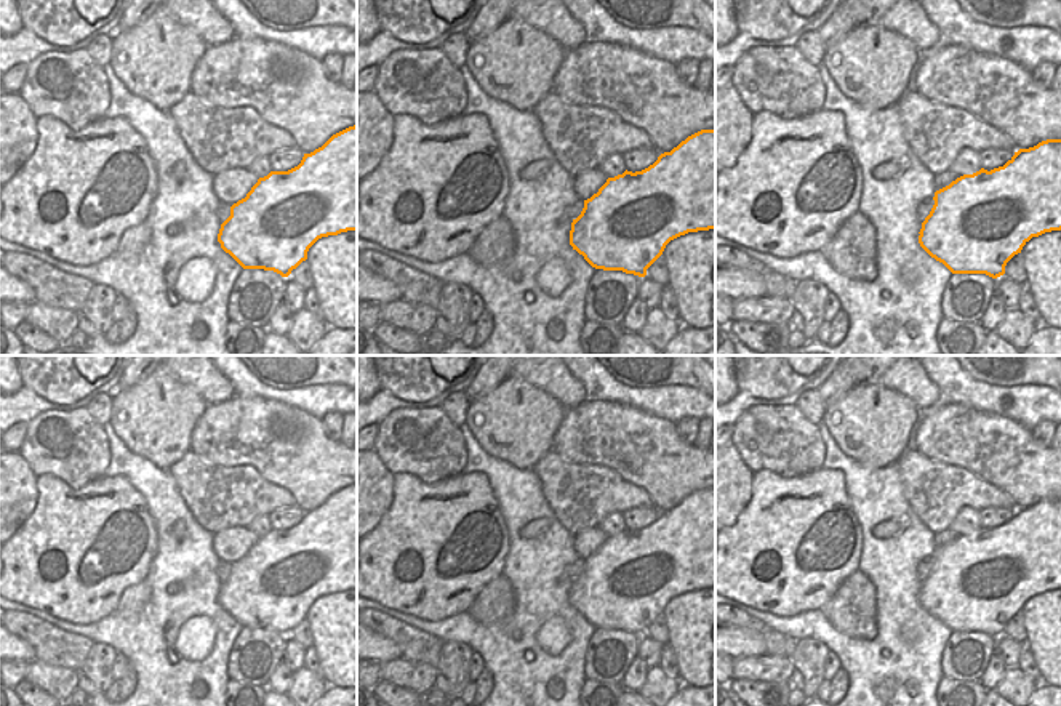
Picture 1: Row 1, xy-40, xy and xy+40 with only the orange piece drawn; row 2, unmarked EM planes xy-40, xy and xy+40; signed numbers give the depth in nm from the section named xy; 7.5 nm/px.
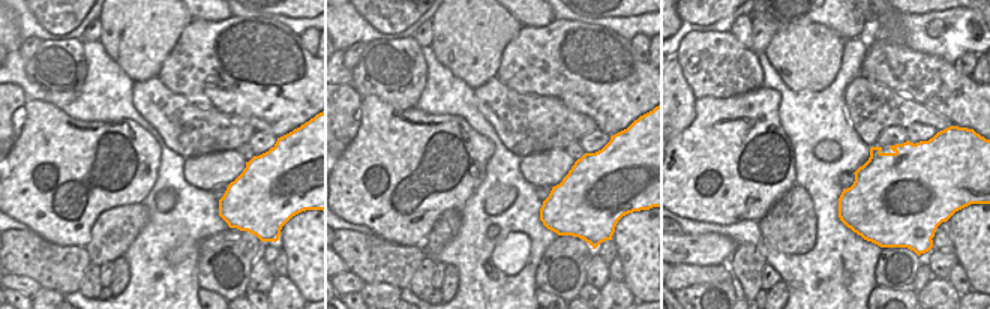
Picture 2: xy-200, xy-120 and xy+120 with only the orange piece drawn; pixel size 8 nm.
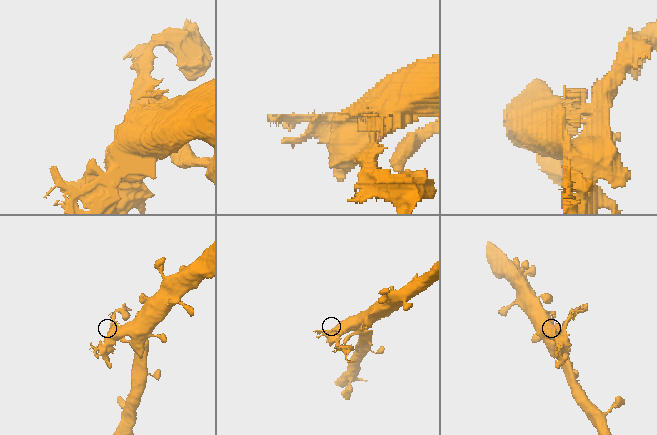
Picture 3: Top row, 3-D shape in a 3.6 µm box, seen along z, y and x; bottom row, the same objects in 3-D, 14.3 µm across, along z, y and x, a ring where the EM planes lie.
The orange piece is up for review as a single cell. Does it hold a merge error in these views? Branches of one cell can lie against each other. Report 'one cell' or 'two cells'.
two cells

